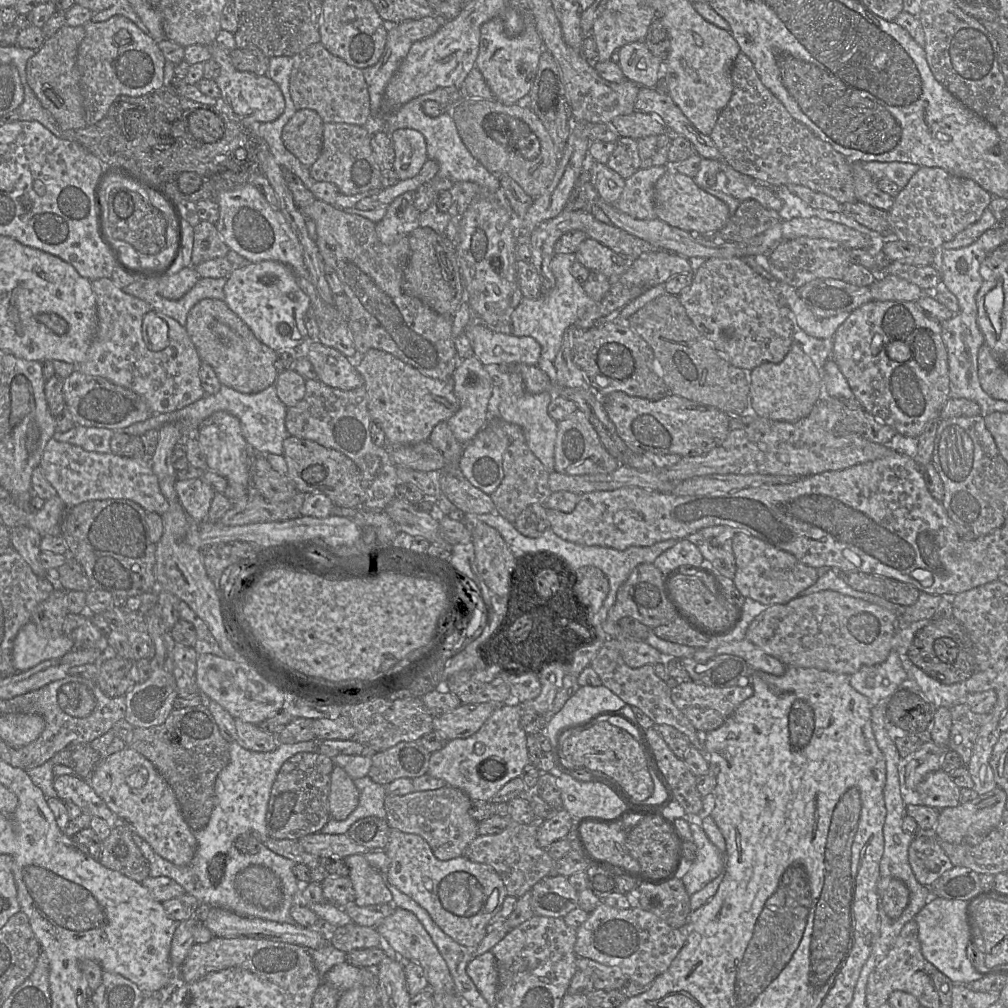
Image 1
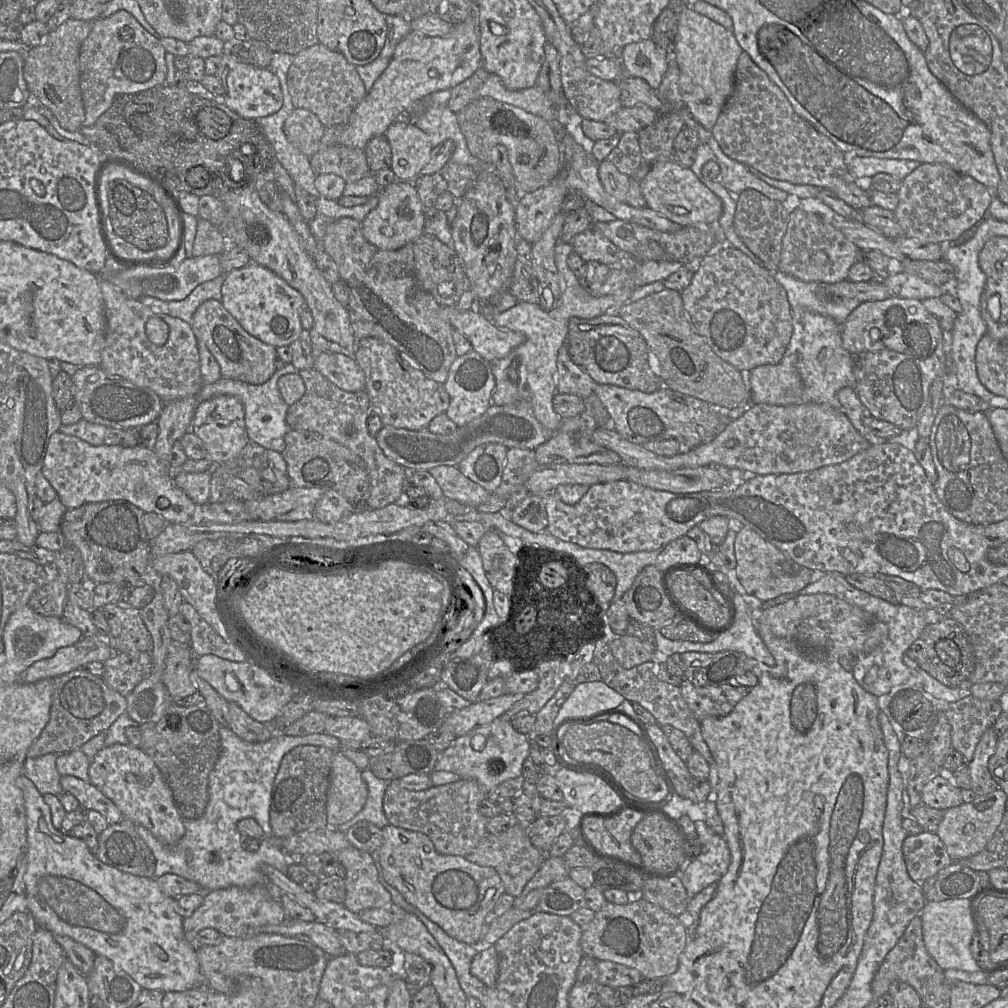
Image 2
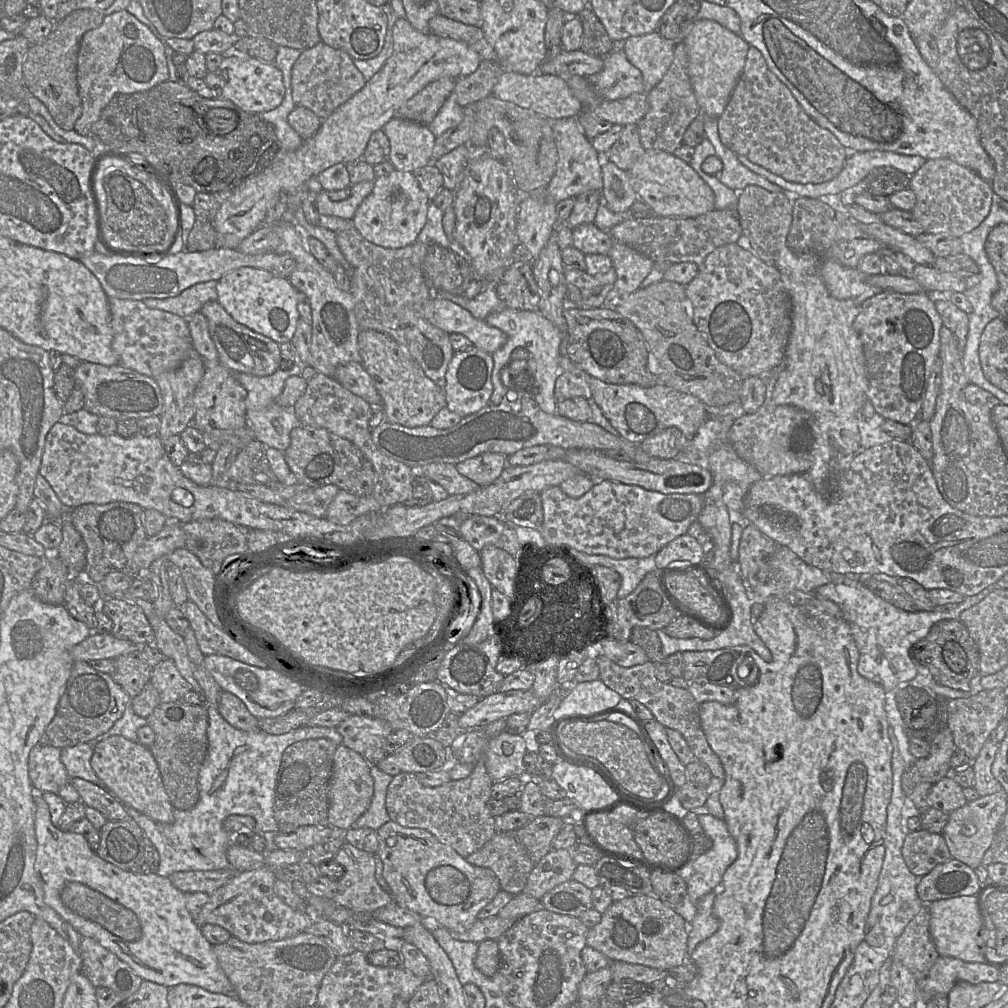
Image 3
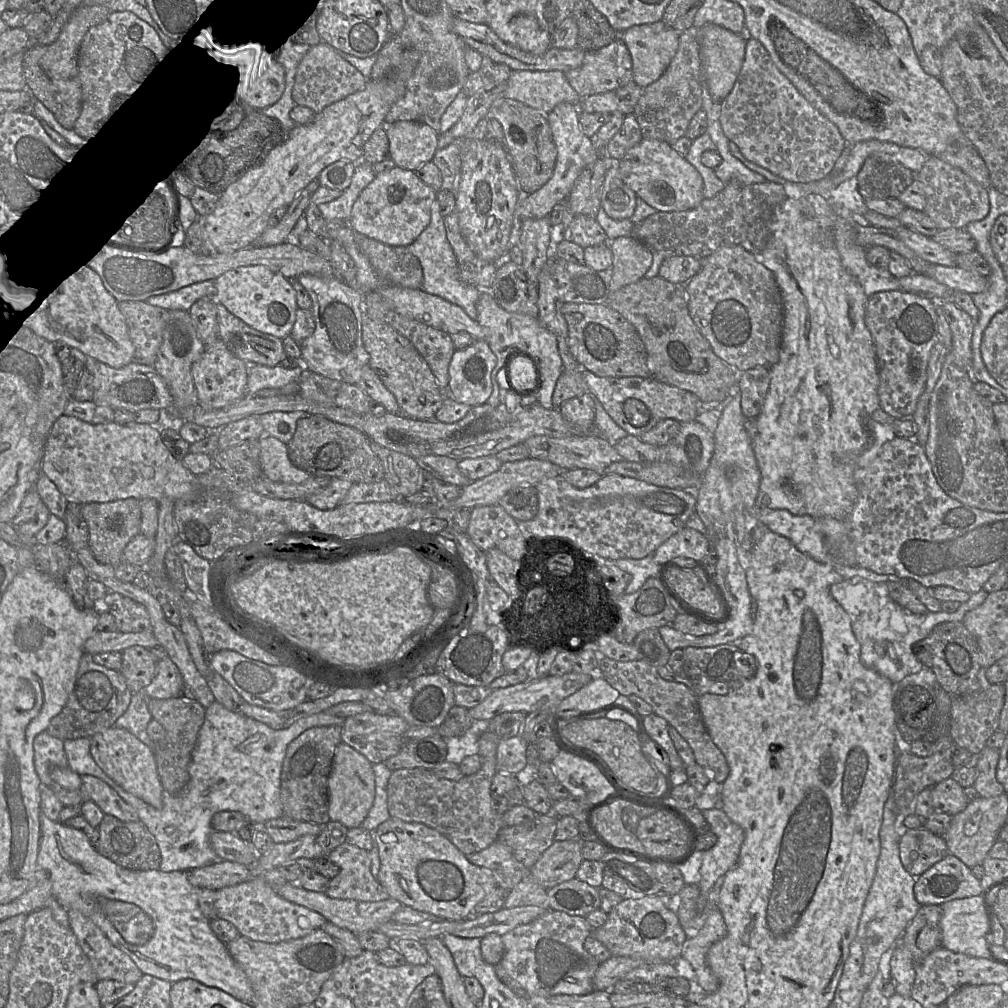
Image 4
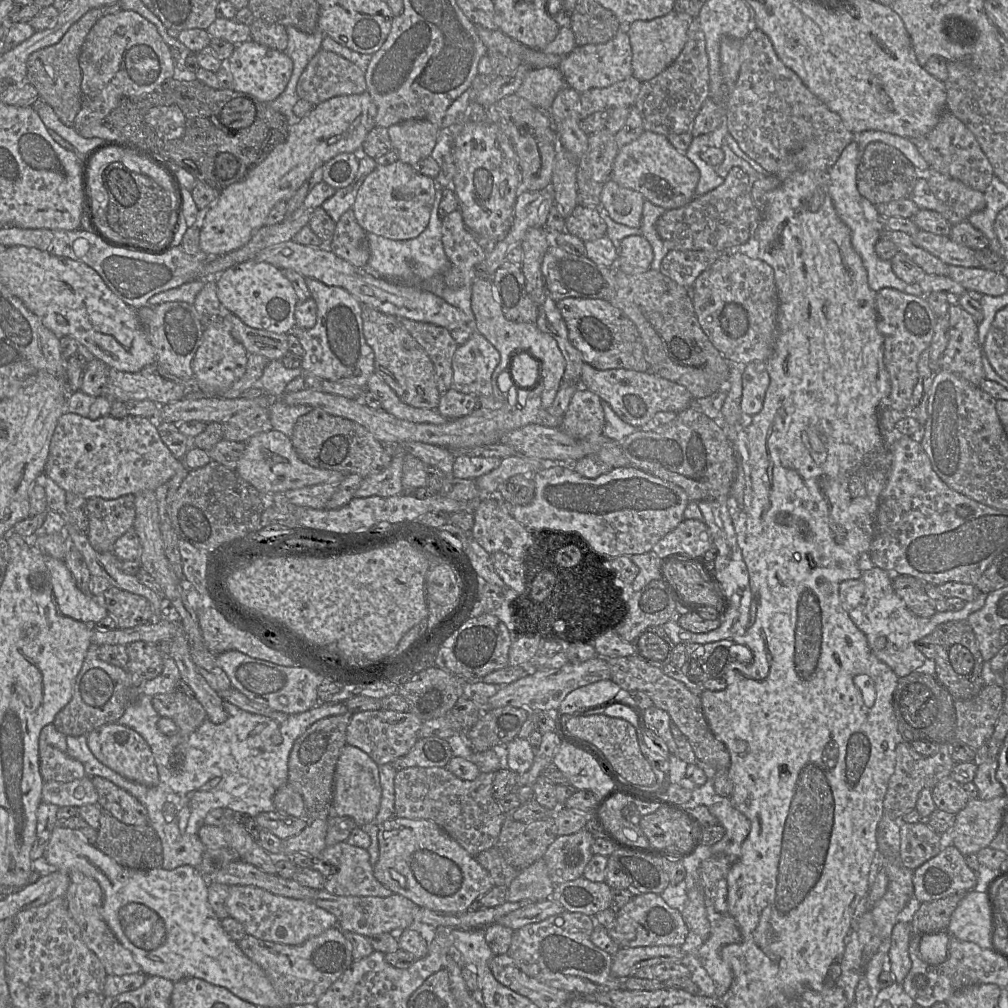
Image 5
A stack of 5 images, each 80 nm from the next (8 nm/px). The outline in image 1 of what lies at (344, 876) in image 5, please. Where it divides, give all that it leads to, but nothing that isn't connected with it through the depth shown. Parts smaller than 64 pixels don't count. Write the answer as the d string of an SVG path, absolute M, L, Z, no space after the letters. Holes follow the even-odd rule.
M363 854L347 856L344 861L349 867L348 877L354 888L355 905L365 907L392 903L392 894L384 885L381 873L368 863Z

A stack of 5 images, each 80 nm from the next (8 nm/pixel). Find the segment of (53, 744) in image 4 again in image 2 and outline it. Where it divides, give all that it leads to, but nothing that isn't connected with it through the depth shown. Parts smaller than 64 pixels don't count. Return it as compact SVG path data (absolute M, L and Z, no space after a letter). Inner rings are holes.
M49 753L25 760L23 774L33 782L42 795L60 796L63 793L60 784L61 775L56 768L58 756L58 753Z

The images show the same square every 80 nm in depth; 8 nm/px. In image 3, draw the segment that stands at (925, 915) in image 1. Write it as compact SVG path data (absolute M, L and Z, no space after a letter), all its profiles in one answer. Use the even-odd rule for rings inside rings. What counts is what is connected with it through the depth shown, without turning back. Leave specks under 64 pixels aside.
M961 896L926 904L930 913L930 935L939 956L983 963L978 949L979 916L975 896Z

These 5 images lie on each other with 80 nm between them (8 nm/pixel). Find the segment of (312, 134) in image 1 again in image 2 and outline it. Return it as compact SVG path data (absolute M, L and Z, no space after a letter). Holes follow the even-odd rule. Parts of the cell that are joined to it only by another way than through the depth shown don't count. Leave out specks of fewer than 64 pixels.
M294 108L283 125L287 140L308 158L319 150L325 126L308 109Z

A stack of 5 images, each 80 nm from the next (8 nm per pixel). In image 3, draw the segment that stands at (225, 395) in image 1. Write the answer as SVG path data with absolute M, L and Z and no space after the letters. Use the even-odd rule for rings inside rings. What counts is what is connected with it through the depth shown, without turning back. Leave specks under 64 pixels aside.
M295 363L292 368L282 370L278 368L269 376L258 377L247 373L234 373L238 382L246 389L246 425L254 433L255 440L266 447L272 447L283 453L290 445L291 431L300 425L294 412L294 407L282 407L276 403L276 398L281 394L284 383L291 376L301 376L303 364Z

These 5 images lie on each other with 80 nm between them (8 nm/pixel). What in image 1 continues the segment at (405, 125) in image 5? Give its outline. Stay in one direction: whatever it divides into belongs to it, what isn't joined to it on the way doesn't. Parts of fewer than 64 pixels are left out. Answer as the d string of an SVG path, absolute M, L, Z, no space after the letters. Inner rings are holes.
M409 128L398 129L390 137L395 151L393 170L400 180L415 177L428 160L425 137Z

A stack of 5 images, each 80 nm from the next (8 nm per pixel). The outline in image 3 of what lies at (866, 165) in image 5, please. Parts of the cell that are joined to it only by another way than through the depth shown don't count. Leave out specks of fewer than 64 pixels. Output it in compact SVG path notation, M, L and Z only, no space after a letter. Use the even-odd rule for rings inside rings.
M878 167L866 176L866 191L873 195L889 196L908 188L910 177L893 167Z

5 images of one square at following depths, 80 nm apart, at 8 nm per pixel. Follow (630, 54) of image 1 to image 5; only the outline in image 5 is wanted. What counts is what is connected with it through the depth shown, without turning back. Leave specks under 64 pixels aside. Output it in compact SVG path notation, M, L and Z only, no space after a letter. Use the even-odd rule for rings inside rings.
M671 11L652 20L637 20L621 24L632 48L632 75L640 82L648 81L665 70L680 54L686 42L687 29L692 20L687 14Z

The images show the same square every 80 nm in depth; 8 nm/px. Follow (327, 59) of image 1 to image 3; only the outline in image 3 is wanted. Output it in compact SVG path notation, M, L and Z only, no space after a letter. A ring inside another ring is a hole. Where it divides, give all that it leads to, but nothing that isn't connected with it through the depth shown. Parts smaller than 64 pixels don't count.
M322 41L301 51L291 72L292 97L295 106L309 108L321 120L331 115L367 83L352 59L346 52L335 49Z

